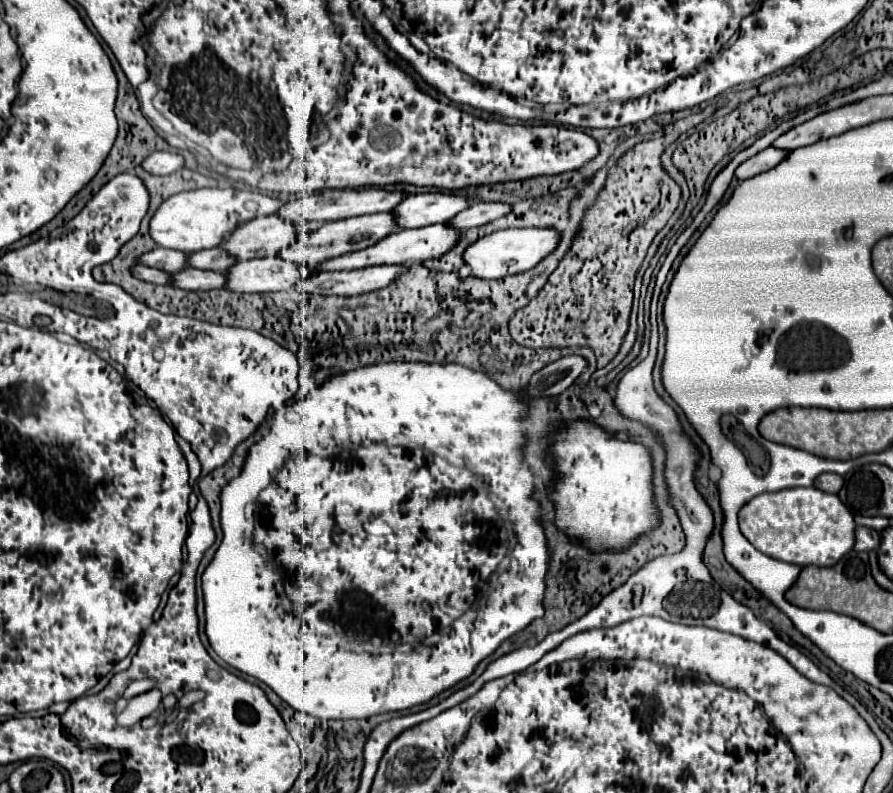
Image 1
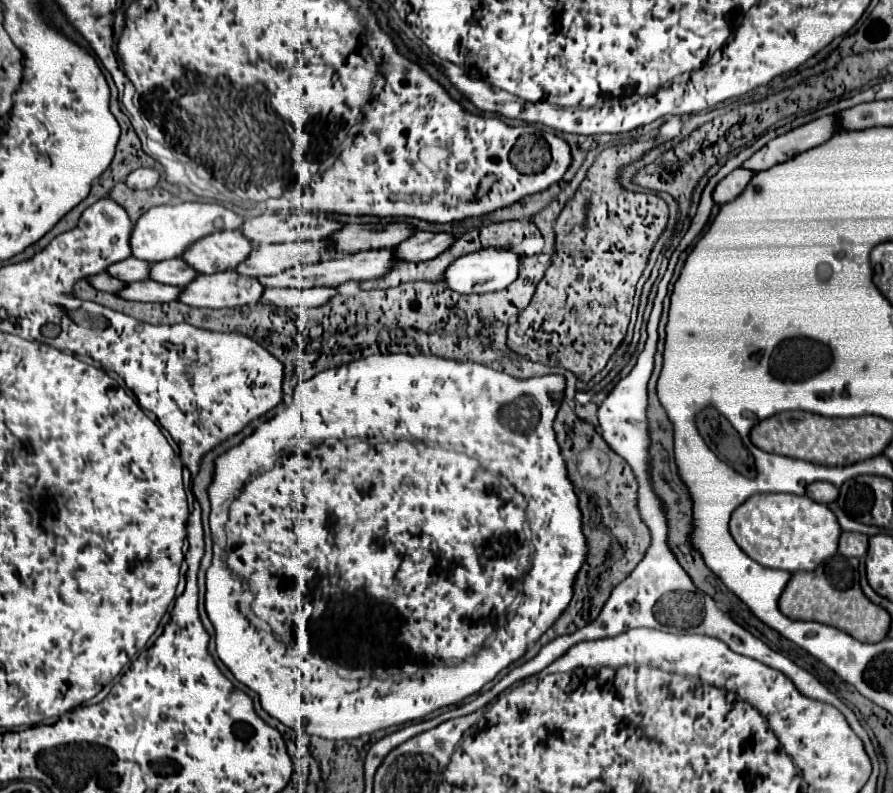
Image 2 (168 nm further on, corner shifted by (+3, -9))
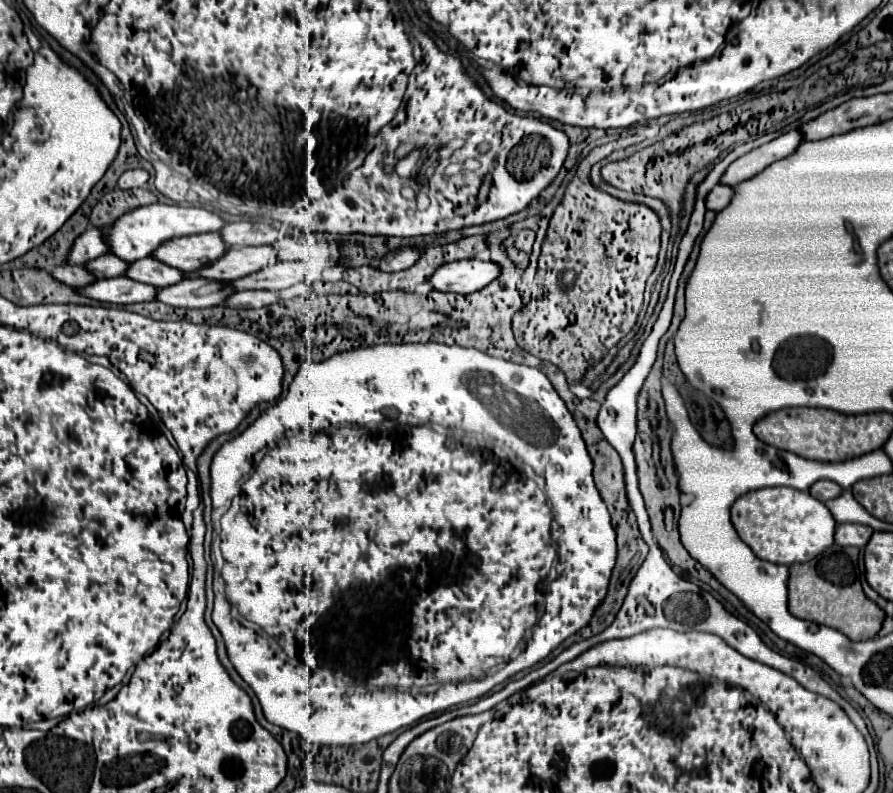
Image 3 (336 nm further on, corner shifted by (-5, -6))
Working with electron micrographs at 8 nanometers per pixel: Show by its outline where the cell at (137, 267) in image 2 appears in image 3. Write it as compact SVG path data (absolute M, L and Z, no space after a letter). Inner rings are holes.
M108 253L108 255L102 255L98 259L94 259L90 265L86 265L98 279L104 279L104 277L122 277L126 275L130 263L126 263L124 259L118 259L116 255Z

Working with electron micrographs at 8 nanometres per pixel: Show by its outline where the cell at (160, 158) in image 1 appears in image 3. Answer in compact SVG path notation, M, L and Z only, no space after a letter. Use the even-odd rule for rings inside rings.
M132 169L126 171L120 179L118 179L118 187L120 189L134 189L134 187L144 187L148 183L150 175L144 169Z

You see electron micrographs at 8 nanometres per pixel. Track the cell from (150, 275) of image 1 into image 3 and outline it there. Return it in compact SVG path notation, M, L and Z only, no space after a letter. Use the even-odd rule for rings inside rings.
M60 265L52 271L52 275L72 287L86 287L96 281L96 277L86 267L74 267L74 265Z

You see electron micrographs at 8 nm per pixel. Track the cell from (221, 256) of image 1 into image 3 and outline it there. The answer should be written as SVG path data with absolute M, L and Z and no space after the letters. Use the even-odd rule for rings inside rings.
M148 257L148 259L140 259L136 263L130 263L126 277L136 279L140 283L150 283L154 287L168 287L174 283L180 283L184 279L184 273L176 267L164 265L162 261L158 261L154 257Z

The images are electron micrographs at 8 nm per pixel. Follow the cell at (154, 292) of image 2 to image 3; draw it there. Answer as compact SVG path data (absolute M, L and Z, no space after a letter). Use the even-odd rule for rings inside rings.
M114 277L114 279L98 279L96 283L82 287L78 291L84 291L90 299L96 301L106 301L106 303L118 303L118 305L128 305L128 303L144 303L156 299L158 289L148 283L134 281L130 277Z

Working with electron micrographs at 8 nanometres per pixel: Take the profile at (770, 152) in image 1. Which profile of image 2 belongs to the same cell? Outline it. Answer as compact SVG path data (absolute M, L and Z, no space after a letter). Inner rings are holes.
M736 168L730 176L726 176L724 180L718 182L718 186L716 186L714 194L712 194L714 202L716 204L726 204L732 198L736 198L746 188L746 184L750 182L752 176L754 176L754 172L744 170L744 168Z

